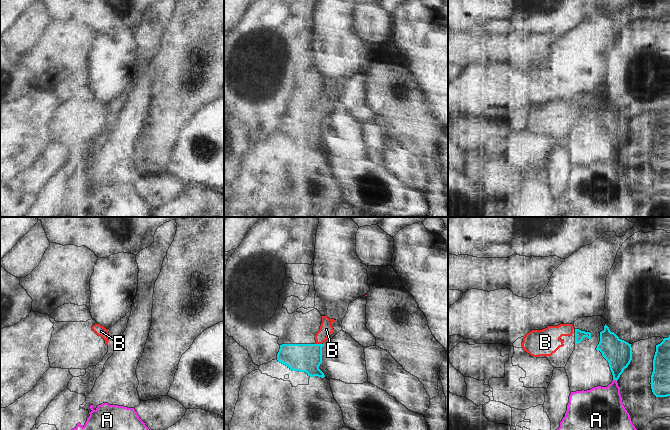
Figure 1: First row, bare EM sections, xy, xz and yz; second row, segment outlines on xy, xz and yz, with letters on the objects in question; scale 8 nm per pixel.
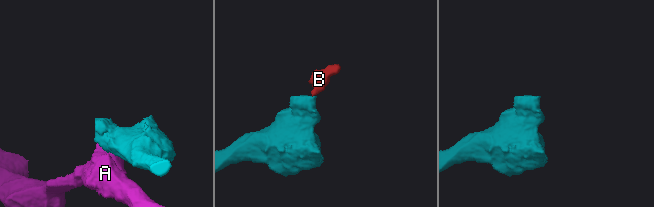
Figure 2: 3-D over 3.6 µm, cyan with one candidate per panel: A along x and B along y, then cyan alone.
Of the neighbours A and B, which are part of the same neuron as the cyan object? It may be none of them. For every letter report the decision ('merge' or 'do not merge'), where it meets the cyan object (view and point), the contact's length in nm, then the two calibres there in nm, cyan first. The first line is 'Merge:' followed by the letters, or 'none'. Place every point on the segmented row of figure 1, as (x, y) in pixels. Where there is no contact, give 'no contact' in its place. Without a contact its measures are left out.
Merge: B
A: do not merge; contact yz (615, 379); length 40 nm; calibres 220 and 340 nm
B: merge; contact xz (319, 344); length 50 nm; calibres 220 and 100 nm

